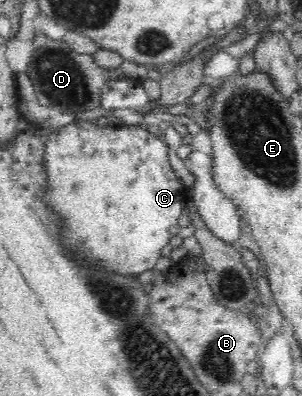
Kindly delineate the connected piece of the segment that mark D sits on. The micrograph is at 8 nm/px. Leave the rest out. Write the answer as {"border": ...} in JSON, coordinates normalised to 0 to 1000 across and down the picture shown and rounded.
{"border":[[[132,83],[109,96],[109,114],[116,129],[89,187],[139,270],[159,270],[179,285],[252,288],[334,265],[334,222],[377,194],[371,177],[325,167],[308,139],[238,129],[219,106],[182,111]]]}

